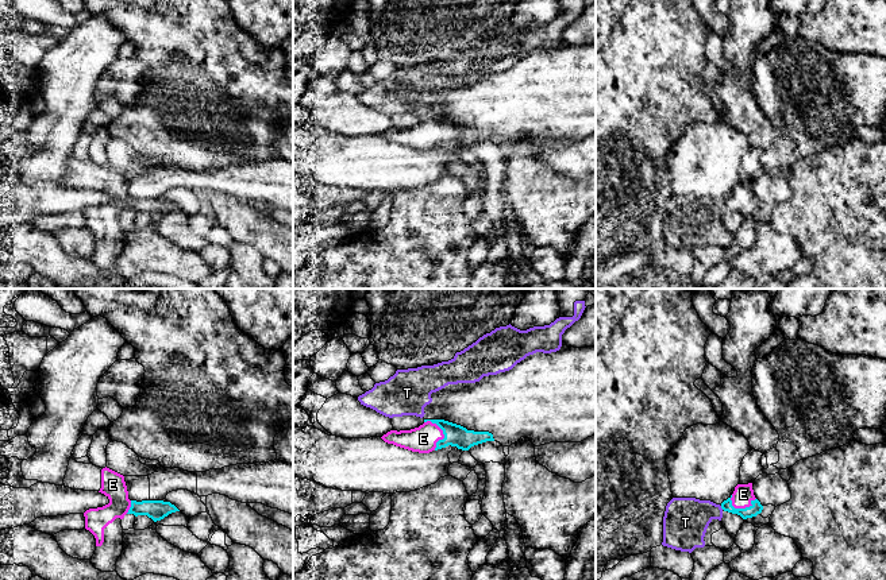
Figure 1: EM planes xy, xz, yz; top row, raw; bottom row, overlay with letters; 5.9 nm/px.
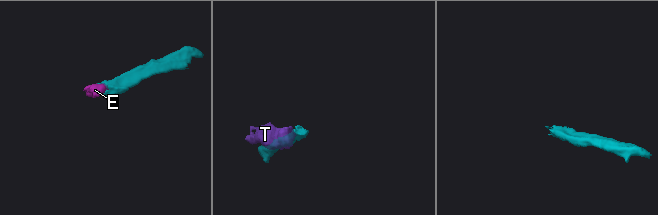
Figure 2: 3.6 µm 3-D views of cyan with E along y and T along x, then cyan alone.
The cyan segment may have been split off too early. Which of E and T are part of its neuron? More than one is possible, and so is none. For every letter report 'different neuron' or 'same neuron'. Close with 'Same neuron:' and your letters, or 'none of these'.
E: same neuron
T: different neuron
Same neuron: E

